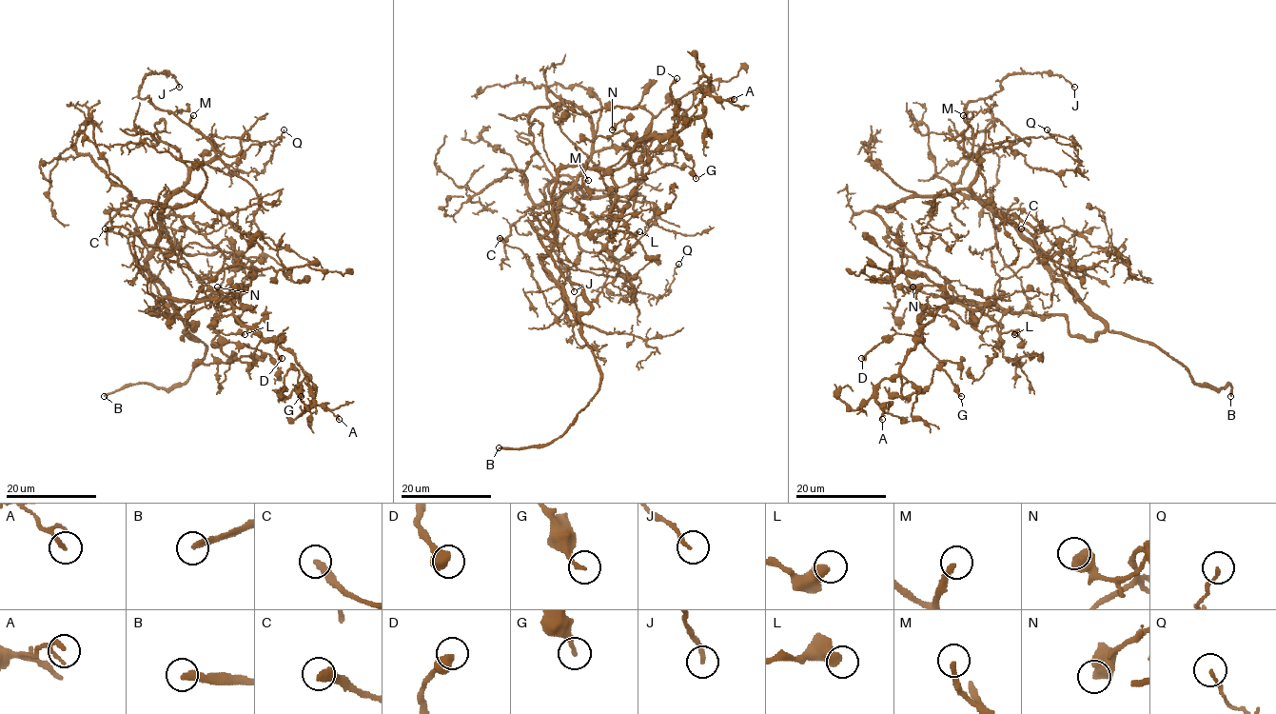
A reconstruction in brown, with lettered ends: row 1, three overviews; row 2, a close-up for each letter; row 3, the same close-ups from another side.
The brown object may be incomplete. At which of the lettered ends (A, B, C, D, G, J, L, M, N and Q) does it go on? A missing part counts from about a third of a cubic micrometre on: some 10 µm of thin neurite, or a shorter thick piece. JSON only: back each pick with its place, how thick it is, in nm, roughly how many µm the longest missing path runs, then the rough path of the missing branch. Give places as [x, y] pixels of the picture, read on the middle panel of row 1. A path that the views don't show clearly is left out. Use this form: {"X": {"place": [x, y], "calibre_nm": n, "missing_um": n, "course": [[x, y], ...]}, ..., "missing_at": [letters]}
{"B": {"place": [499, 447], "calibre_nm": 300, "missing_um": 10}, "C": {"place": [500, 238], "calibre_nm": 440, "missing_um": 15}, "M": {"place": [588, 180], "calibre_nm": 240, "missing_um": 25}, "missing_at": ["B", "C", "M"]}

